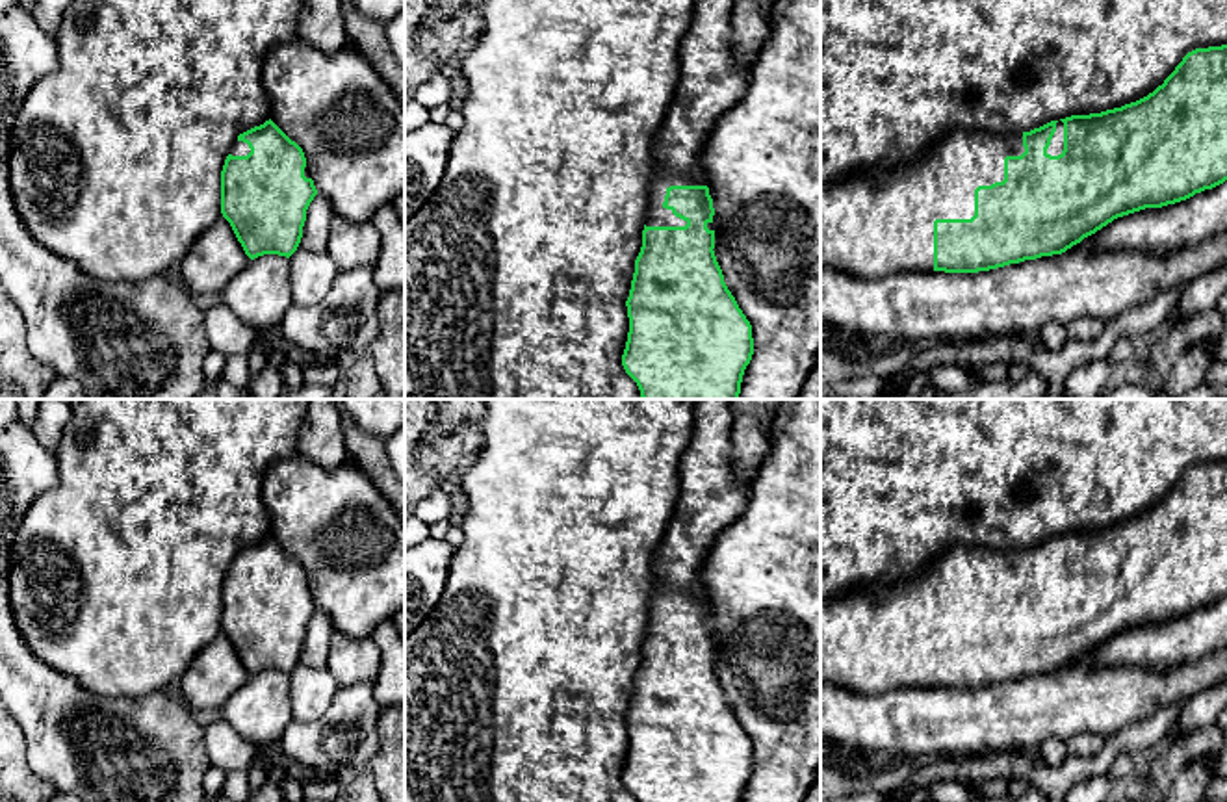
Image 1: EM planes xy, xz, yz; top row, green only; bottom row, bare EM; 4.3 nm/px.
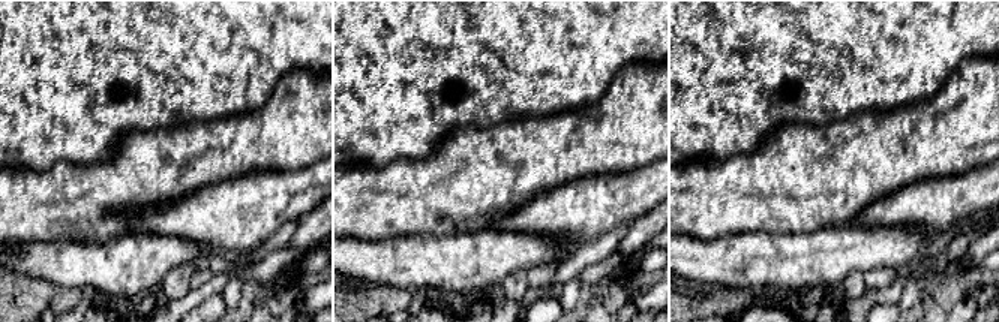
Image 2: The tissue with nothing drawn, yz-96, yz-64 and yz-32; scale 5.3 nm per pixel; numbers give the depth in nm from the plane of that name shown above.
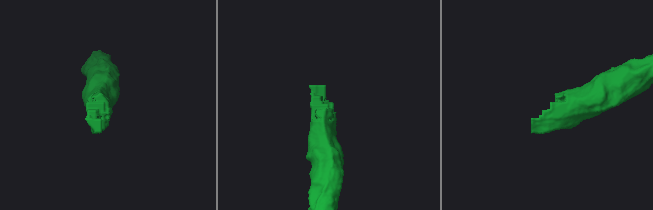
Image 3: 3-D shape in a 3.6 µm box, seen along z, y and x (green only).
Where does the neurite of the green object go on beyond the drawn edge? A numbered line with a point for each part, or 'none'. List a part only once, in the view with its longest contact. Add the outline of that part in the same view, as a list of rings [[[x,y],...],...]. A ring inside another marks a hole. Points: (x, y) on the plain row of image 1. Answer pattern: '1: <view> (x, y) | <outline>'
1: yz (873, 641) | [[[950,546],[919,577],[891,587],[867,587],[820,603],[820,683],[878,696],[893,689],[934,687],[934,637],[971,635],[975,605],[1004,596],[1004,574],[1025,568],[1023,550]]]

